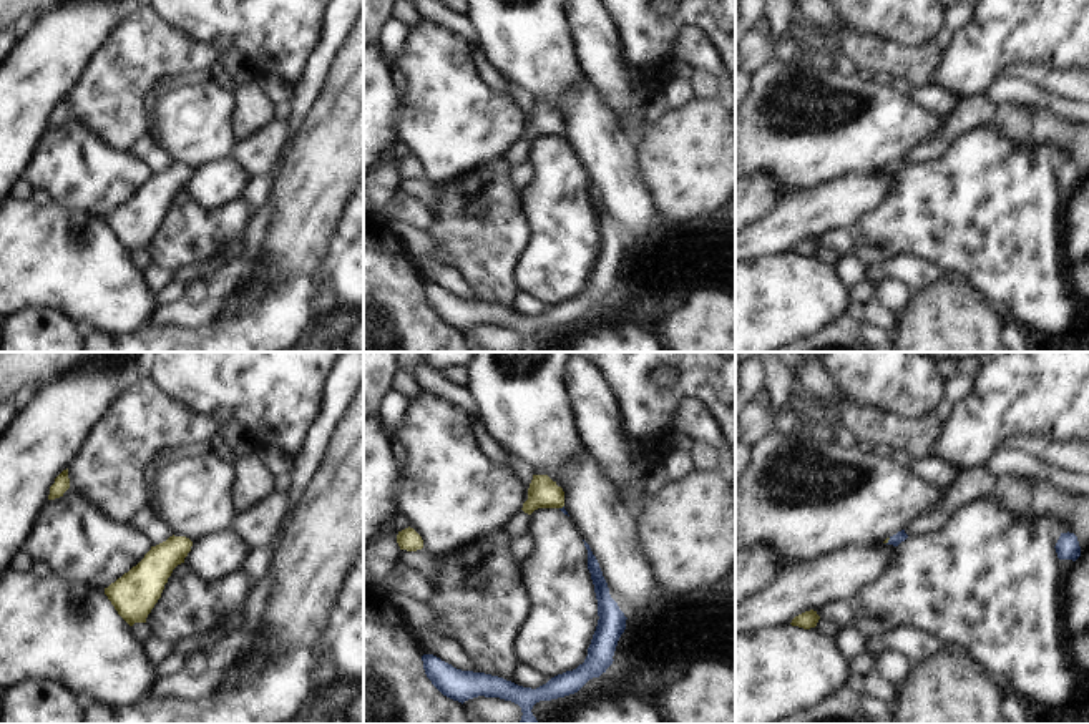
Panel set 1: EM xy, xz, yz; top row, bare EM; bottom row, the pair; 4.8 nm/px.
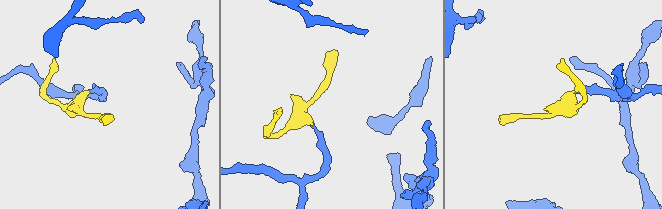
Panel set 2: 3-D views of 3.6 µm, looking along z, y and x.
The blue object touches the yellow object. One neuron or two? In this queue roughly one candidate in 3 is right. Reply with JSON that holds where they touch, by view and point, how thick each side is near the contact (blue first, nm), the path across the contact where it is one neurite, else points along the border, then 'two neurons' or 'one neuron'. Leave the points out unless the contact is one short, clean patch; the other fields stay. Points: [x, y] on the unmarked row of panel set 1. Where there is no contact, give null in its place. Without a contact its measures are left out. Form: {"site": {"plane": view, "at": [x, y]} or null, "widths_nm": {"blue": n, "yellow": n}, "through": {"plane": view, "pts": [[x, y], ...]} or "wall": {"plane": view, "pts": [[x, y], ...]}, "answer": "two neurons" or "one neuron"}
{"site": {"plane": "yz", "at": [888, 170]}, "widths_nm": {"blue": 60, "yellow": 20}, "through": {"plane": "yz", "pts": [[895, 168], [888, 170], [887, 166]]}, "answer": "one neuron"}

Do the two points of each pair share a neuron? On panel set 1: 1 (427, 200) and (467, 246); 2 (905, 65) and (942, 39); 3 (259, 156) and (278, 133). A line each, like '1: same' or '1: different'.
1: different
2: different
3: same

